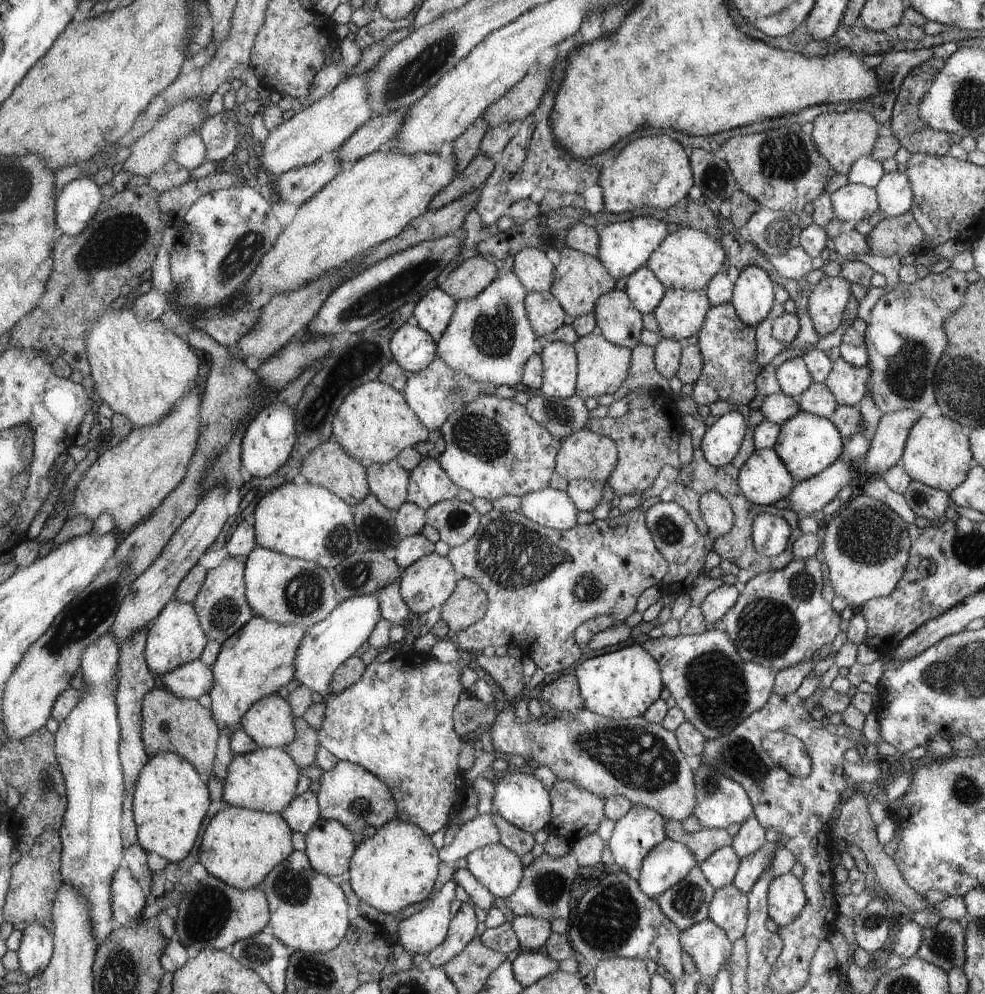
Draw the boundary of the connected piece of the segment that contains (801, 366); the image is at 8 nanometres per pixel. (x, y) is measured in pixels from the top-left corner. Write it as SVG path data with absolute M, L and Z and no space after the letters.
M796 357L784 362L776 371L781 392L794 398L797 402L802 393L813 383L808 367L802 357Z

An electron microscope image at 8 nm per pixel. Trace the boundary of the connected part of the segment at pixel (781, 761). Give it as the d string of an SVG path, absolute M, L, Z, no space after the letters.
M770 731L764 735L763 748L777 765L797 777L808 776L811 772L811 755L805 744L794 735L784 731Z

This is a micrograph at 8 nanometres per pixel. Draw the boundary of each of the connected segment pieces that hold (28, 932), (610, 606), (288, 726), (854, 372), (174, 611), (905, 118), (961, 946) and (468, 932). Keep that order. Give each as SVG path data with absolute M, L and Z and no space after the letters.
M34 923L23 931L17 951L19 969L30 978L49 967L55 954L54 936L44 925Z
M640 505L635 509L631 509L624 514L617 517L606 517L605 519L596 519L591 524L587 525L576 525L571 529L565 531L557 531L538 524L536 521L530 520L527 516L520 513L509 513L497 511L492 509L490 512L481 515L479 522L479 529L474 533L474 536L467 540L464 544L450 547L448 551L448 558L452 560L453 564L460 571L460 574L464 578L475 580L480 584L487 592L489 598L489 606L487 614L482 619L478 620L470 627L465 628L458 634L457 646L466 655L477 655L480 652L489 652L498 646L508 646L519 648L523 654L528 658L532 658L532 662L536 664L538 668L542 668L545 674L554 674L554 672L562 672L570 666L574 666L580 658L582 658L582 652L578 648L578 643L575 641L573 632L576 627L585 620L594 618L600 615L610 615L614 617L616 623L624 623L628 616L632 616L636 612L636 600L638 596L650 588L650 586L659 585L663 582L662 578L666 578L668 571L670 570L670 564L666 557L657 548L650 529L646 528L644 522L644 505Z
M279 694L254 704L244 716L241 728L259 747L287 747L297 734L291 704Z
M838 357L833 361L832 370L828 373L825 383L834 393L839 405L856 407L867 393L867 382L870 376L869 364L857 367Z
M173 598L163 608L160 616L147 630L146 637L144 649L145 661L148 668L157 677L162 677L171 670L198 659L203 654L203 651L206 650L204 646L207 646L210 642L200 626L193 604L185 603L176 598Z
M934 57L924 61L912 69L902 80L896 102L893 106L891 116L891 128L894 136L901 142L902 147L906 147L911 153L928 153L929 155L948 155L951 147L950 134L946 131L934 130L925 124L921 119L919 108L927 92L931 88L936 75L942 70L945 65L943 58Z
M941 919L934 927L923 929L923 941L915 954L919 959L949 971L953 966L963 966L965 961L966 930L958 921Z
M468 902L457 905L456 914L449 924L446 940L428 953L428 962L433 967L442 967L453 959L476 936L476 912Z

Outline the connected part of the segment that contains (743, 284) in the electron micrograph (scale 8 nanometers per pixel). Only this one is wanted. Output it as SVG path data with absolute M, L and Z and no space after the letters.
M746 265L739 272L739 277L734 285L734 298L731 299L731 303L735 305L736 312L747 325L756 327L759 322L762 322L768 316L768 312L774 304L774 291L775 286L766 271L756 265Z

